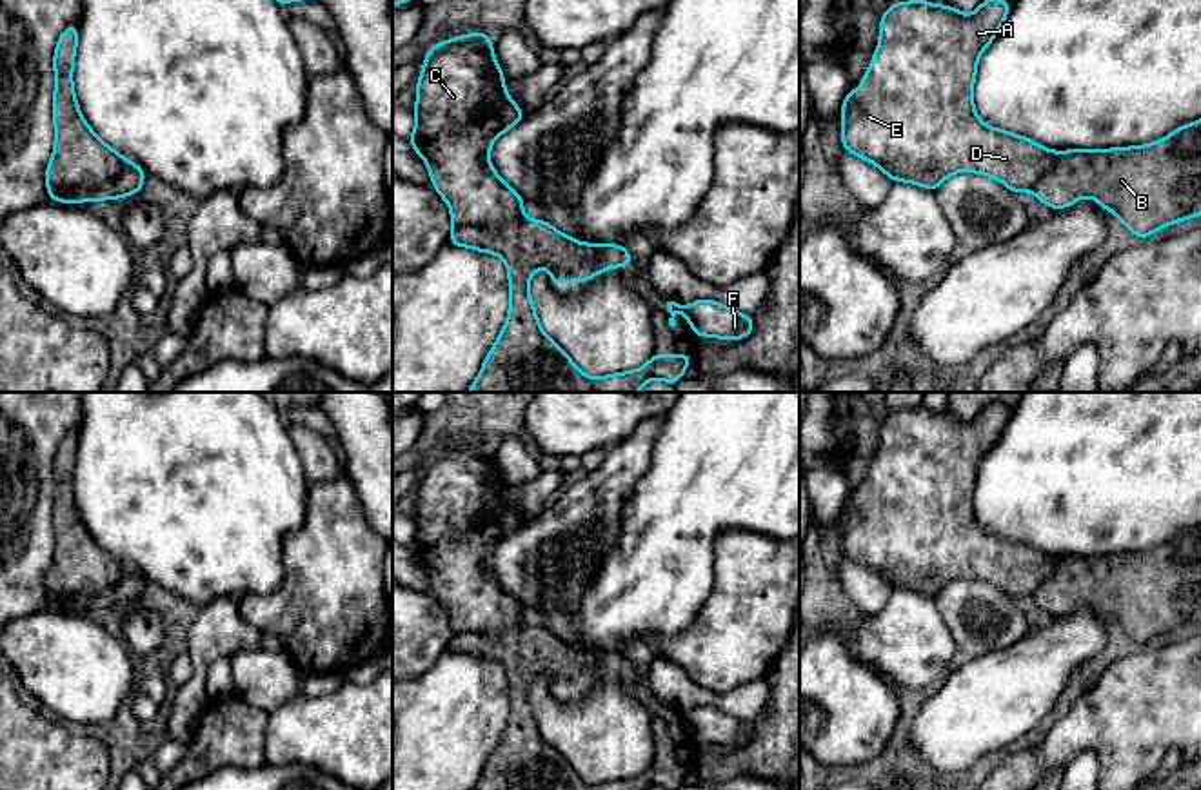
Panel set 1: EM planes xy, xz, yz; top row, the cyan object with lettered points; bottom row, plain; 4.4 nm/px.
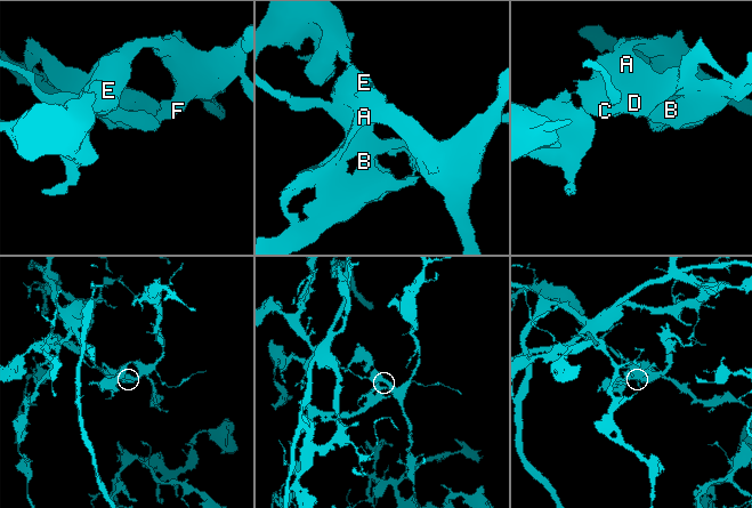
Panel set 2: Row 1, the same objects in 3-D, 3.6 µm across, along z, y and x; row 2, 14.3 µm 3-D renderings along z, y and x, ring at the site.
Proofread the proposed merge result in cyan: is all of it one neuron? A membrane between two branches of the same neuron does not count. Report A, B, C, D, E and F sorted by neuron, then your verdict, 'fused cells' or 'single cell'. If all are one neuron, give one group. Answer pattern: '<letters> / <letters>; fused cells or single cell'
A C D E F / B; fused cells

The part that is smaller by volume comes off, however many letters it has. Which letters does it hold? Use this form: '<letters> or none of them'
B

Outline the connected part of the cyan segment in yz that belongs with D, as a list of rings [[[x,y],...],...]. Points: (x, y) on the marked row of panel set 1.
[[[927,0],[888,4],[863,82],[843,96],[841,147],[878,165],[892,182],[930,191],[958,171],[996,178],[1016,194],[1034,189],[1061,153],[985,125],[972,98],[978,58],[996,38],[1008,11],[1008,0],[985,0],[972,15]]]

